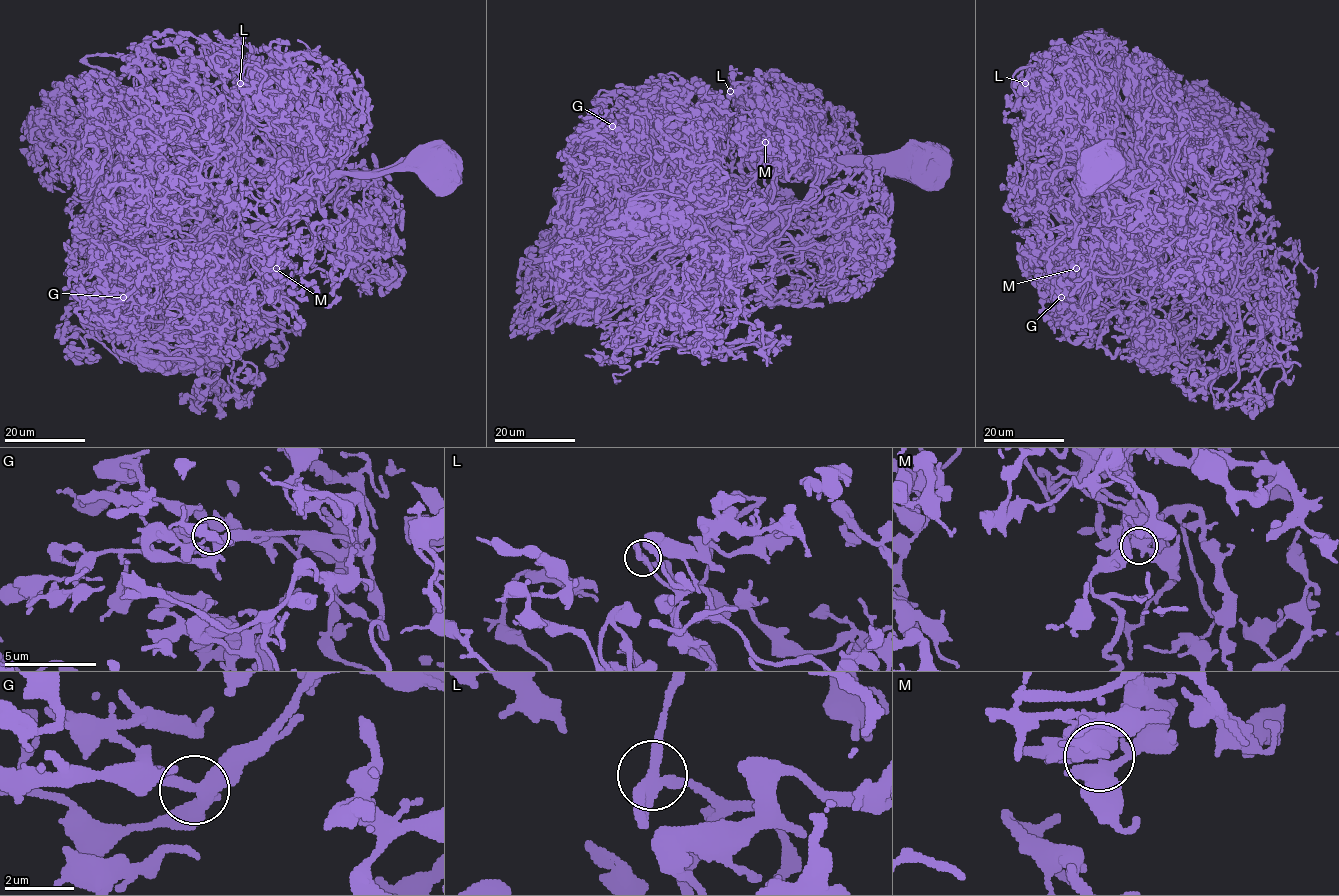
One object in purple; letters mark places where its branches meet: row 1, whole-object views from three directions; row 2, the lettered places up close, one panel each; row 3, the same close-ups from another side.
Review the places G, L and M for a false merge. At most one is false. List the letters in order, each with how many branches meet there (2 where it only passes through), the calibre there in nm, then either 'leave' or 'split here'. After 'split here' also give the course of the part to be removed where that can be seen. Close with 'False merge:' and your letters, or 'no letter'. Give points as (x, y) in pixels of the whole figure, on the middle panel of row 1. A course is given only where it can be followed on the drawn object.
G: 3 branches meet; 360 nm thick; leave
L: 3 branches meet; 300 nm thick; leave
M: 3 branches meet; 360 nm thick; split here; foreign part runs (765, 141), (760, 132), (747, 129), (764, 127), (762, 116), (771, 116), (777, 106), (786, 116)
False merge: M

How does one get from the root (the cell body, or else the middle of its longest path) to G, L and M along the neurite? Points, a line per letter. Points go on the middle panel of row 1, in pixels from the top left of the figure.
G: (920, 160), (838, 164), (721, 252), (713, 200), (669, 182), (663, 166), (655, 176), (633, 130), (613, 126)
L: (920, 160), (838, 164), (721, 252), (713, 226), (758, 212), (778, 170), (729, 92)
M: (920, 160), (838, 164), (796, 206), (721, 252), (707, 180), (713, 174), (744, 188), (764, 166), (766, 142)

